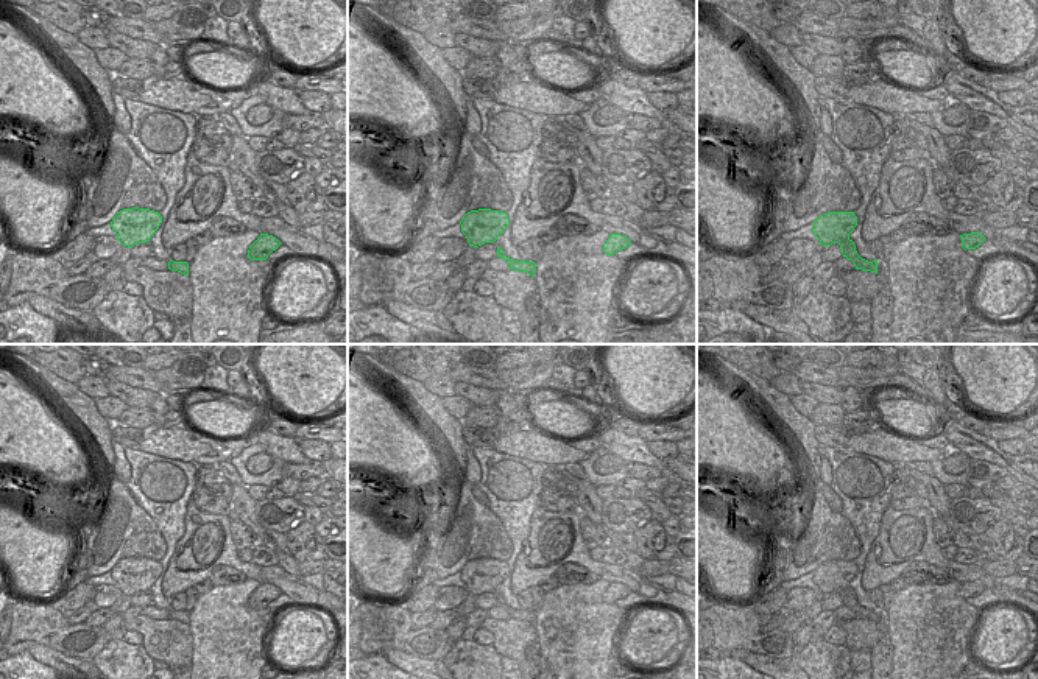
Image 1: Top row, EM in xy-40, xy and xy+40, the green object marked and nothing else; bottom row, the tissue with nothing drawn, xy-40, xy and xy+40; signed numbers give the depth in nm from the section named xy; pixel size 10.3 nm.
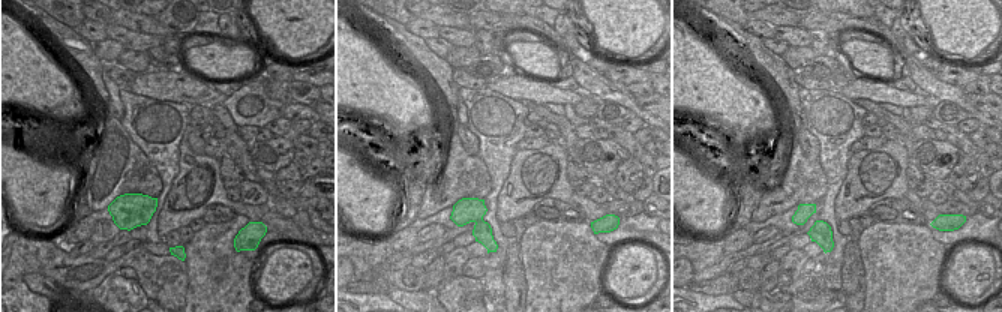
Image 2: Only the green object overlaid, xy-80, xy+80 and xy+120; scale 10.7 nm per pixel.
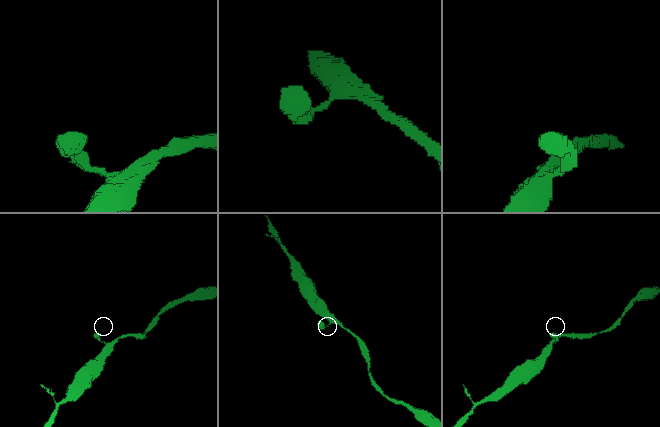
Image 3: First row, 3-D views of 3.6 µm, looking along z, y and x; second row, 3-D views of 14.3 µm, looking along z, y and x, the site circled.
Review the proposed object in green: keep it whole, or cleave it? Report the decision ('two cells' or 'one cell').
one cell

